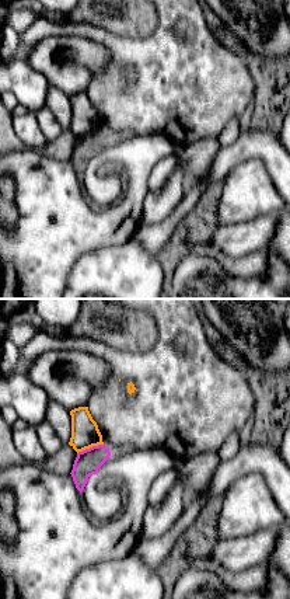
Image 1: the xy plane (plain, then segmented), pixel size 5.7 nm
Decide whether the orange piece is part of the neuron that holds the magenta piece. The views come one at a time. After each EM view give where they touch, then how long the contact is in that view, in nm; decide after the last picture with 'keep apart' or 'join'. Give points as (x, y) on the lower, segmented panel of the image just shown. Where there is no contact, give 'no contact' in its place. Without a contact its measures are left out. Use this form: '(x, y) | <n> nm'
(90, 448) | 160 nm

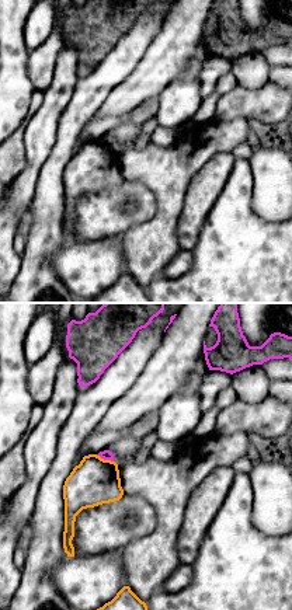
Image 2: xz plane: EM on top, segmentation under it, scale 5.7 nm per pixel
(104, 459) | 110 nm

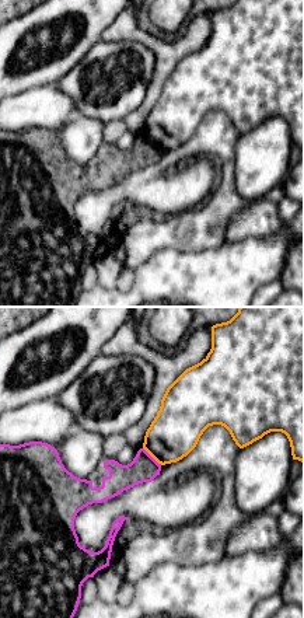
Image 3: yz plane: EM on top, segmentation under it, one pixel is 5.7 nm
(152, 457) | 150 nm

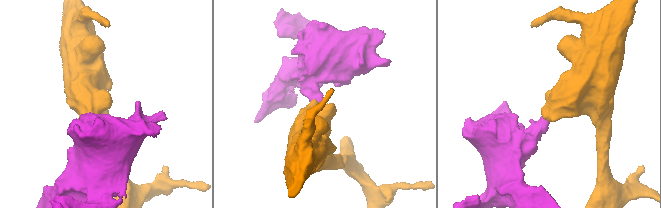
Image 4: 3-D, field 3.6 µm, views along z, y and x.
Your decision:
keep apart

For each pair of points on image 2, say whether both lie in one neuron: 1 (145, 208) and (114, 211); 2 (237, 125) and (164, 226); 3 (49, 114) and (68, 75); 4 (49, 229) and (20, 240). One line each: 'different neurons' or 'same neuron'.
1: same neuron
2: same neuron
3: same neuron
4: different neurons

